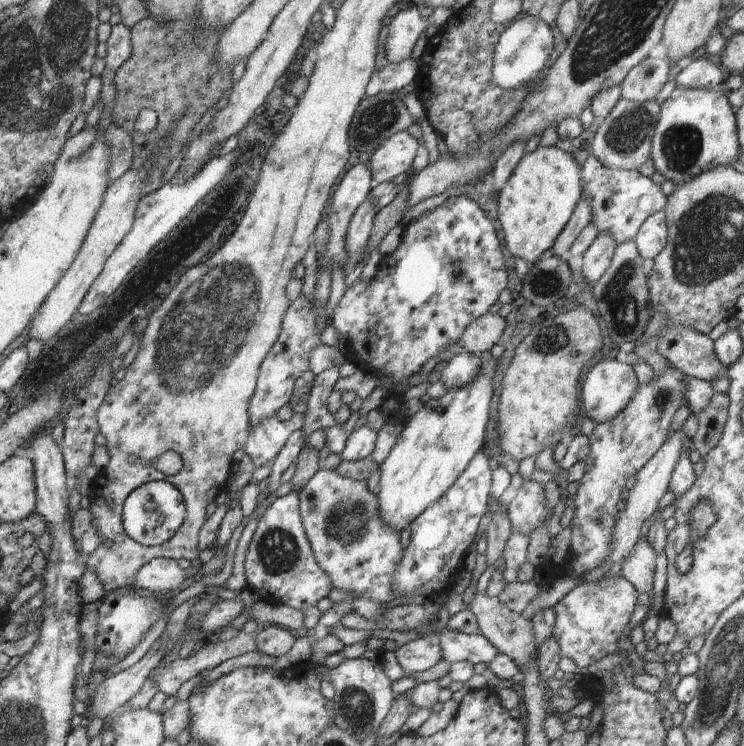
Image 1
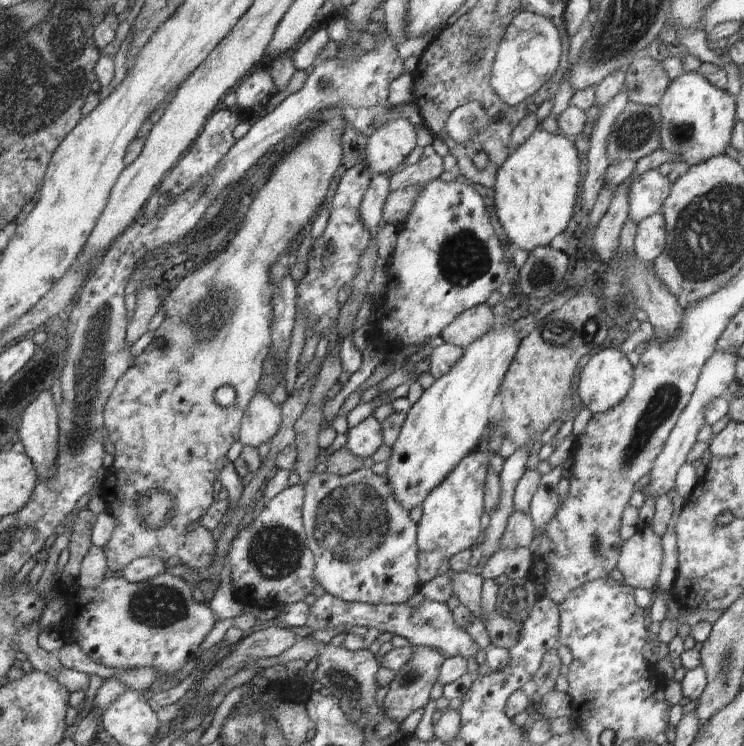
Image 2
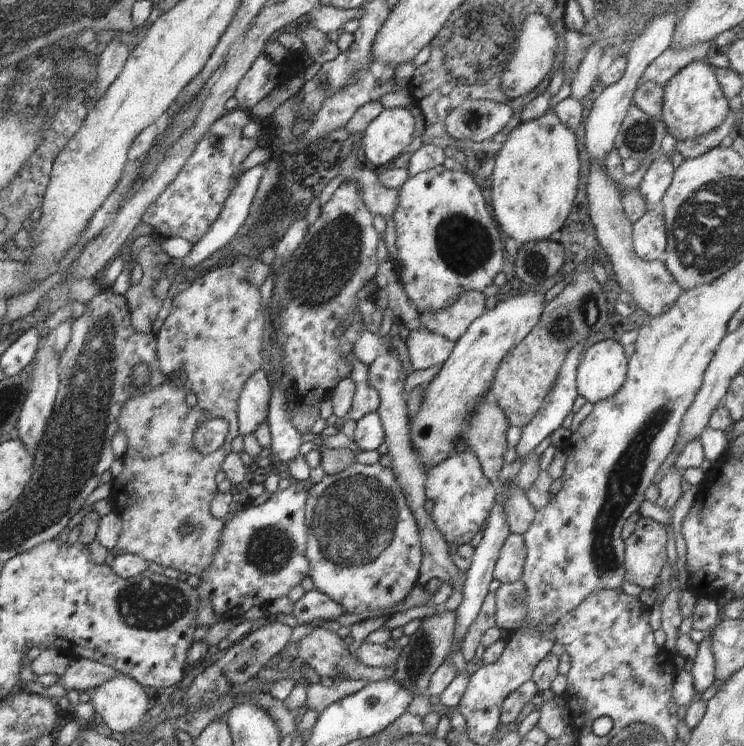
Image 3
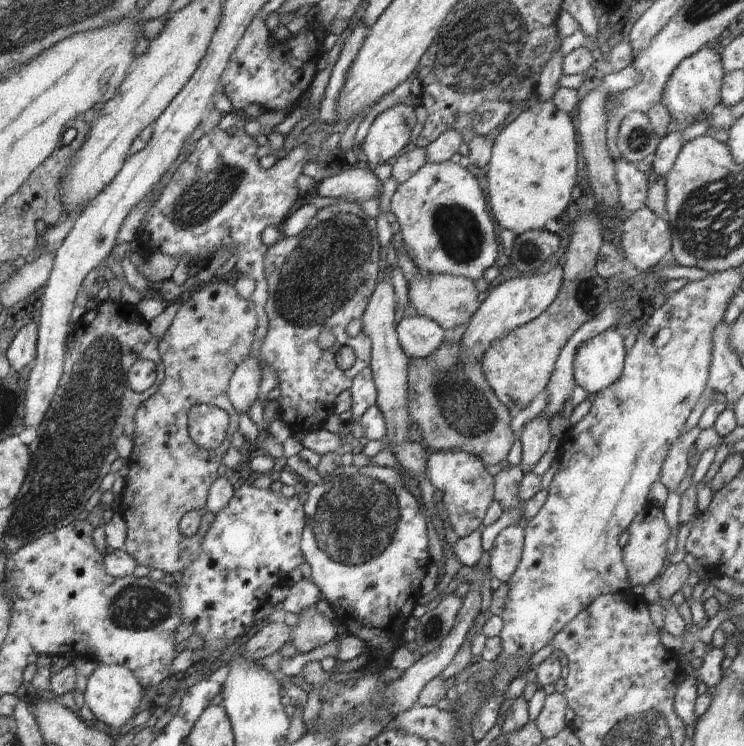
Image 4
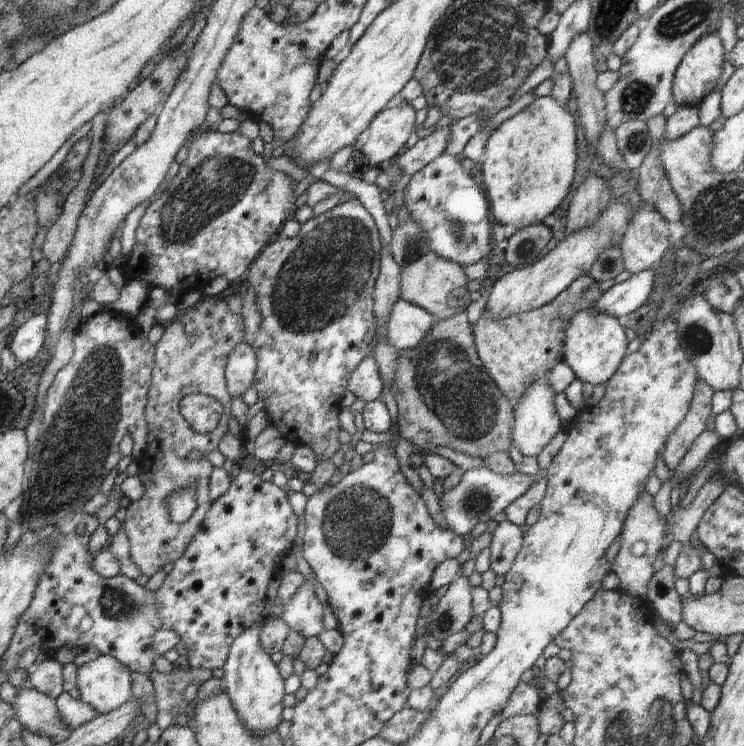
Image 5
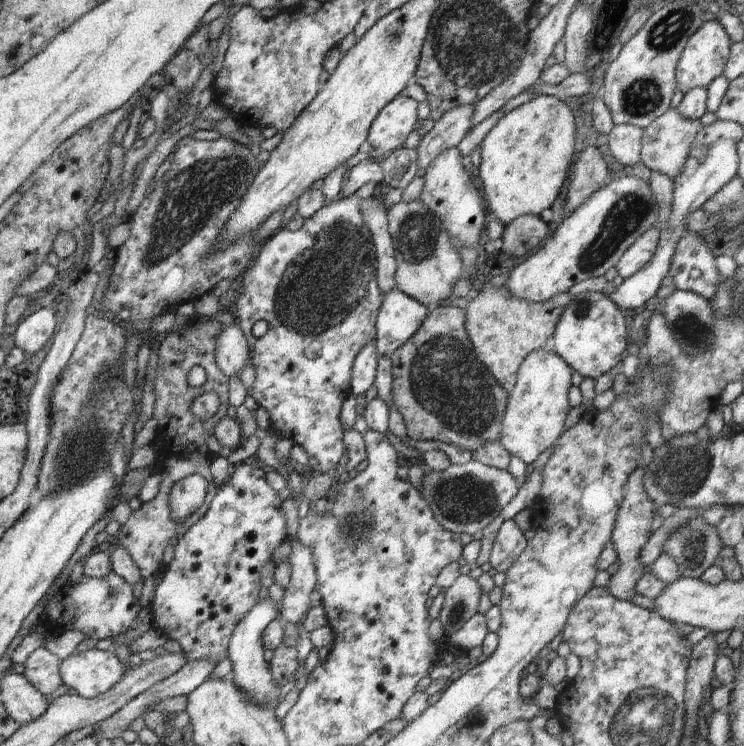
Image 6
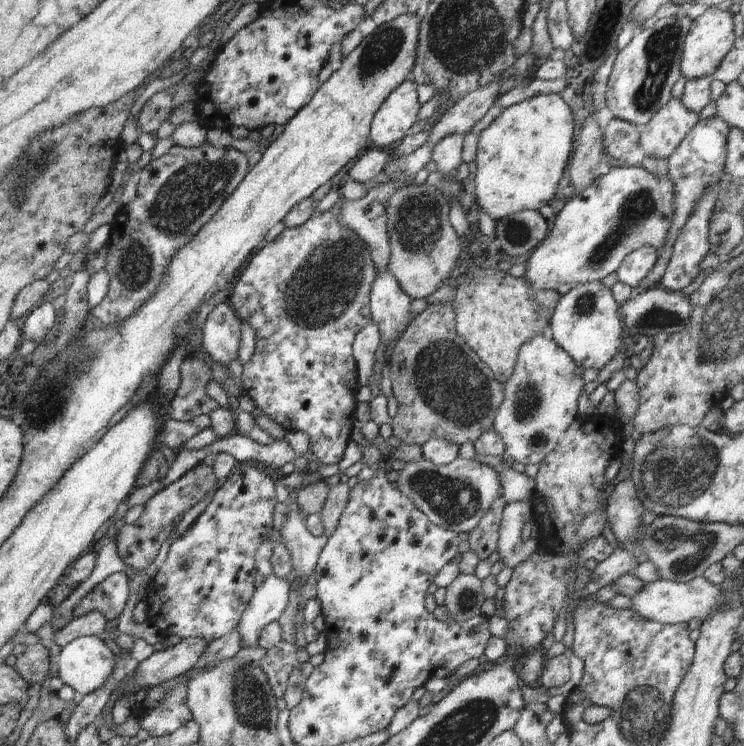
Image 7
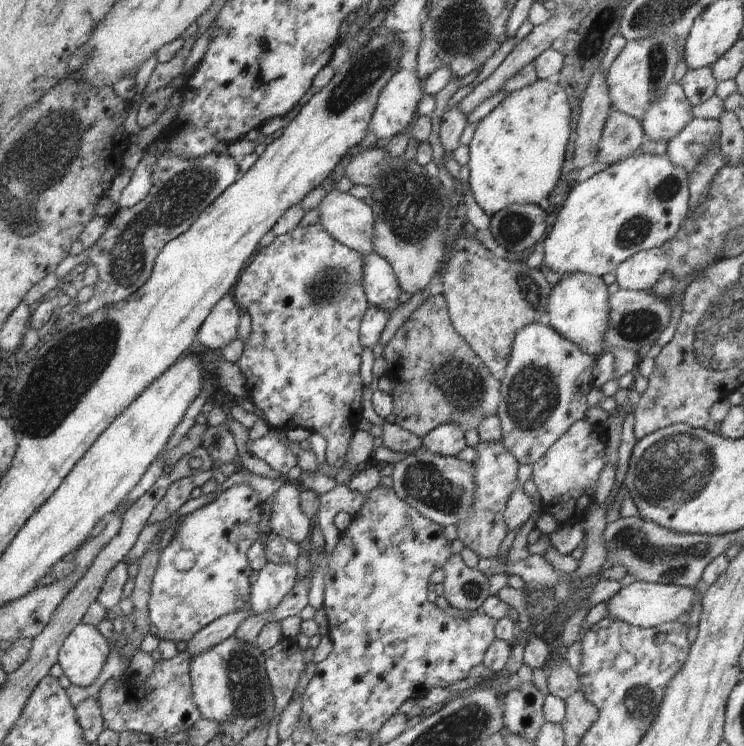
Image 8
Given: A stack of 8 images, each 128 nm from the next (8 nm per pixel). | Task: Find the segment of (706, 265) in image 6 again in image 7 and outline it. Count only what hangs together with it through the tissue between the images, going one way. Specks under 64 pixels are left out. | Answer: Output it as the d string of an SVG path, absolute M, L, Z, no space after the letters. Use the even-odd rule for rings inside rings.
M710 184L710 186L704 190L704 194L700 196L700 200L698 200L698 204L696 204L692 216L688 218L686 224L680 229L678 238L676 238L676 242L674 242L670 262L668 262L666 272L662 280L660 280L661 286L664 289L670 292L681 292L700 274L700 263L710 254L708 234L710 216L712 216L712 210L715 210L714 204L716 204L716 200L718 200L718 197L722 195L722 193L723 184Z

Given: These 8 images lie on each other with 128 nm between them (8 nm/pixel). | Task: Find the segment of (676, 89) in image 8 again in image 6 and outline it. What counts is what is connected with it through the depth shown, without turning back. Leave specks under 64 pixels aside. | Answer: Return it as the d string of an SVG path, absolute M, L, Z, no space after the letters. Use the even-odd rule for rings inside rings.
M668 109L666 114L659 116L644 129L644 140L642 140L641 162L650 170L660 172L676 180L676 176L680 174L682 166L686 164L688 156L690 156L690 148L692 142L696 138L696 134L702 130L703 124L700 120L688 120L684 116L680 116L677 109Z

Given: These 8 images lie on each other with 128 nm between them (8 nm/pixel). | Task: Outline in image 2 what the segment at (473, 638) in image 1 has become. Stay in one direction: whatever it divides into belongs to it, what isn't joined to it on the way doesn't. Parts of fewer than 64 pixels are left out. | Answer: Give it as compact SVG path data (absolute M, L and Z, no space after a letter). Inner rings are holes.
M324 593L323 596L317 598L316 602L310 606L308 610L308 622L306 626L310 626L312 630L318 632L318 630L327 630L334 627L340 627L342 625L354 624L354 626L364 626L366 628L376 628L383 633L388 632L396 636L404 636L412 645L428 646L428 648L434 648L438 652L444 654L444 658L460 657L470 660L470 658L476 658L479 652L486 652L482 650L476 642L470 638L470 635L459 625L454 622L452 617L452 611L448 608L446 603L439 603L436 601L425 599L420 606L410 606L409 604L366 604L360 602L348 602L341 598L332 596L332 594Z

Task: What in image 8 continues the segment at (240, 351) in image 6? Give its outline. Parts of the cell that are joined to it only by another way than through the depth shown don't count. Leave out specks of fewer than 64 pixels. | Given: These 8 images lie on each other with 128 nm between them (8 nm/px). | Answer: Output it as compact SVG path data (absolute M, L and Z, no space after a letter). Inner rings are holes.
M224 295L208 313L197 336L202 348L220 353L237 338L241 309L234 298Z

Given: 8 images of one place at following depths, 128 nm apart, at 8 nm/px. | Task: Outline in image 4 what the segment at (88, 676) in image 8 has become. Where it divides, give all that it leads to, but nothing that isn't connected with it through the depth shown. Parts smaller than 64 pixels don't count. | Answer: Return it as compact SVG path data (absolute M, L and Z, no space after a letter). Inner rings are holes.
M98 664L88 678L88 686L83 694L86 706L94 713L95 719L119 730L128 727L135 714L147 705L144 688L138 684L130 670L119 665Z

